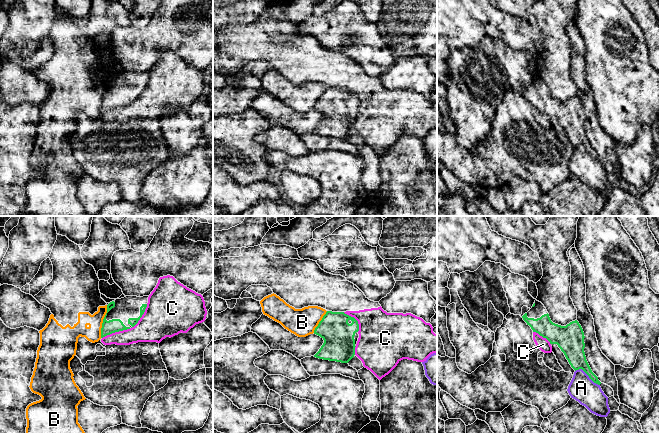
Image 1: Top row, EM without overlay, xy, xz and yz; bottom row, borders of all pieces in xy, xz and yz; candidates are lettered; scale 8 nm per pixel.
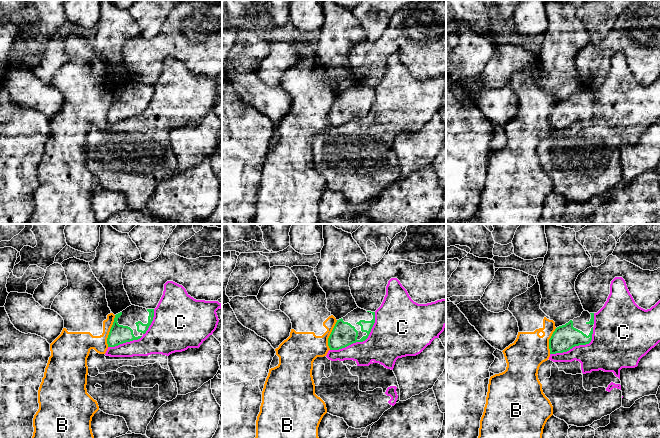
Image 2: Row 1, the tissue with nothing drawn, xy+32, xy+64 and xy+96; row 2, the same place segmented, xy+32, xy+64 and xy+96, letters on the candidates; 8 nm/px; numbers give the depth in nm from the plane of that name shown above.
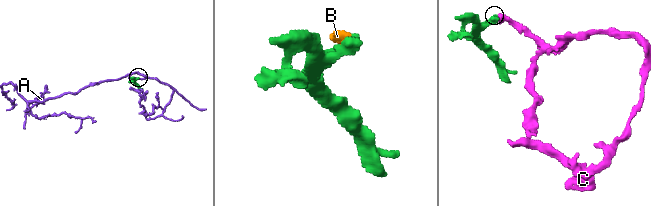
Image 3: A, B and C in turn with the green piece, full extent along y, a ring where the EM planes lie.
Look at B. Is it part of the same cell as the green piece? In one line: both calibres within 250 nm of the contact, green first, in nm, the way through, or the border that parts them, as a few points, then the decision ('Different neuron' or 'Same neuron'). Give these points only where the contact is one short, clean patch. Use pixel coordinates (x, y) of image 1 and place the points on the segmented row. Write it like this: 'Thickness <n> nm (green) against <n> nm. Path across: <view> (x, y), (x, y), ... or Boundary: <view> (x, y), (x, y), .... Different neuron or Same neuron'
Thickness 110 nm (green) against 130 nm. Different neuron

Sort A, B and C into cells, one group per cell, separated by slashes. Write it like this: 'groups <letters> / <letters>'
groups A / B / C

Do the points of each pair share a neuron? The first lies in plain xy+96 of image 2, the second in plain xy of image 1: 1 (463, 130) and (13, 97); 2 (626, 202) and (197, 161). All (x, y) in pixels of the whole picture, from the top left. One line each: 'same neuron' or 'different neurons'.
1: different neurons
2: same neuron

